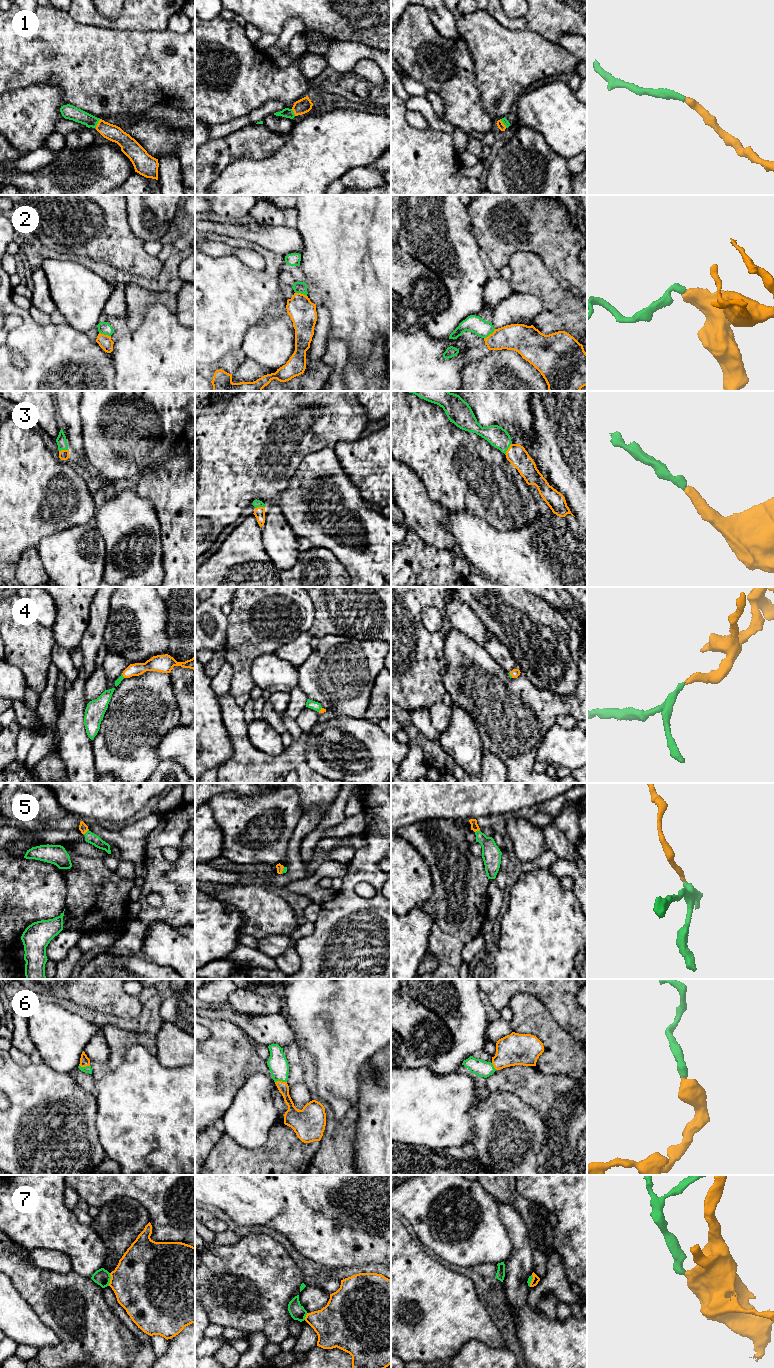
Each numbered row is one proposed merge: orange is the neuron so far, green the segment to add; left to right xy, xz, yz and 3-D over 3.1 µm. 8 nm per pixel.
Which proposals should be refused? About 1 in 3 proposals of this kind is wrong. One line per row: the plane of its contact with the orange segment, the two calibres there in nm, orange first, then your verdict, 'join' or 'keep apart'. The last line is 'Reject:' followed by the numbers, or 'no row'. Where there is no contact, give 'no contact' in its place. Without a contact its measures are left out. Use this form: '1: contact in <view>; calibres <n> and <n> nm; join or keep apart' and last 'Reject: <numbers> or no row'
1: contact in xy; calibres 130 and 120 nm; join
2: contact in yz; calibres 220 and 140 nm; keep apart
3: contact in yz; calibres 160 and 160 nm; join
4: contact in yz; calibres 70 and 20 nm; join
5: contact in xy; calibres 70 and 90 nm; join
6: contact in xz; calibres 90 and 160 nm; join
7: contact in xy; calibres 460 and 130 nm; keep apart
Reject: 2, 7

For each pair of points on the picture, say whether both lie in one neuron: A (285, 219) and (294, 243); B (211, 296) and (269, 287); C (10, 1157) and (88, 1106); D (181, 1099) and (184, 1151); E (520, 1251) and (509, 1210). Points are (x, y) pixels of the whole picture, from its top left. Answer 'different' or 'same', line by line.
A: different
B: same
C: same
D: same
E: same

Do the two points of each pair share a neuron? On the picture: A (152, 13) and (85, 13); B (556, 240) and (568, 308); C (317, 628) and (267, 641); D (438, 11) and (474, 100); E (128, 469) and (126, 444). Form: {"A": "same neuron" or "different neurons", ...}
{"A": "same neuron", "B": "different neurons", "C": "different neurons", "D": "different neurons", "E": "same neuron"}

